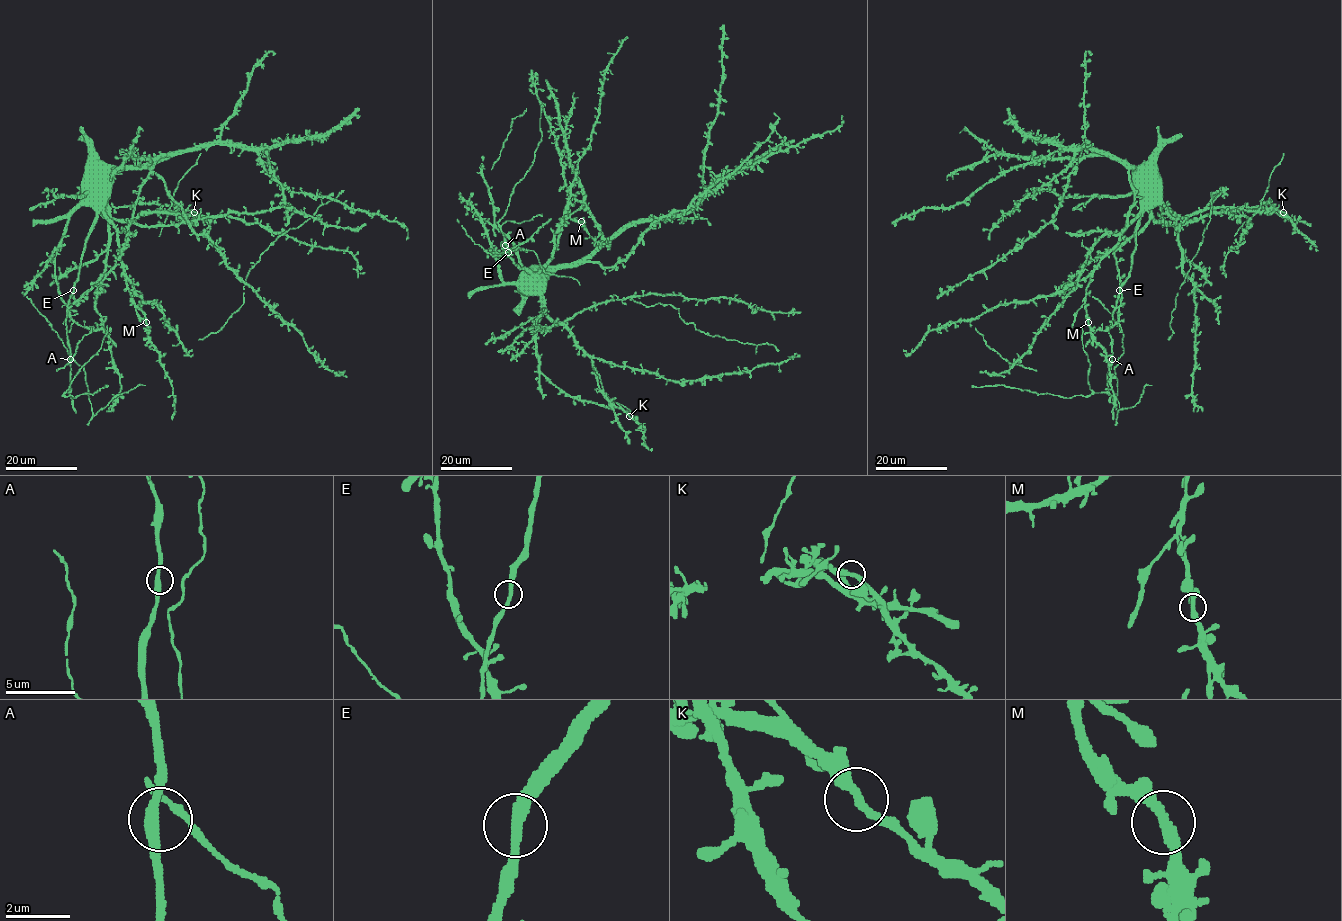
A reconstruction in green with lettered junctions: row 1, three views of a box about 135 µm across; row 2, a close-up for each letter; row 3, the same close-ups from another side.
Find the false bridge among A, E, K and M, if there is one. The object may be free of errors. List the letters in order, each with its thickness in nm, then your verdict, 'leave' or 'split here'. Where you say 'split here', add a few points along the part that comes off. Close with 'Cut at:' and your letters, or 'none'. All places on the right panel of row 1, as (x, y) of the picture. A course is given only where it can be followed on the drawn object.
A: 360 nm thick; leave
E: 320 nm thick; leave
K: 300 nm thick; leave
M: 320 nm thick; leave
Cut at: none

